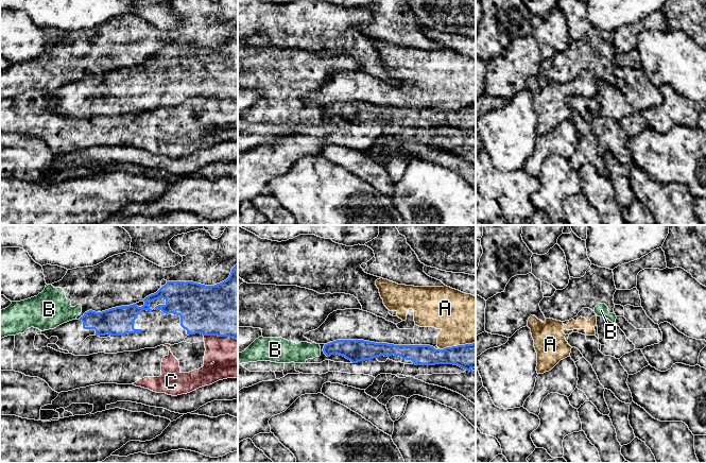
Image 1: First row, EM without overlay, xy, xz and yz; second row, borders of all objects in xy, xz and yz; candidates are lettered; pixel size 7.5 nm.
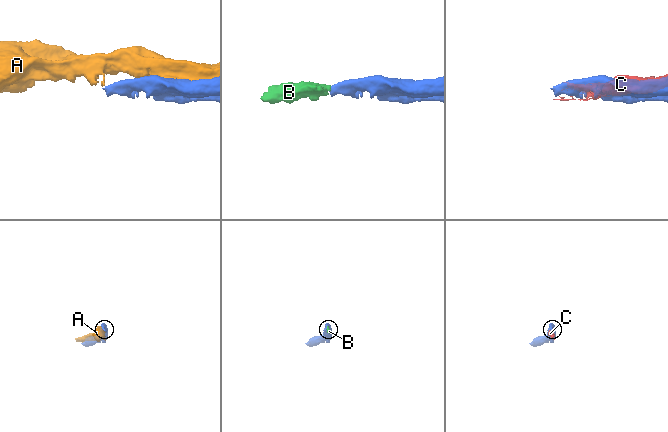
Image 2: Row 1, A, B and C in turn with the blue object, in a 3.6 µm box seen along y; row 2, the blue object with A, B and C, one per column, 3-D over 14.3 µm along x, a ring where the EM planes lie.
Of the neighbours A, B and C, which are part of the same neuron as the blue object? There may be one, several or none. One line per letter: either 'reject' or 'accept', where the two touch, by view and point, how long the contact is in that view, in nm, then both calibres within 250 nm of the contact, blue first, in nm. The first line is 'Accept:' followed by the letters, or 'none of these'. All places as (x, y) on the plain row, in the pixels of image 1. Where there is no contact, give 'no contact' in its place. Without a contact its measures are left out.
Accept: none of these
A: reject | xz (458, 107) | 280 nm | 190/380 nm
B: reject | yz (603, 80) | 30 nm | 20/100 nm
C: reject | xy (221, 98) | 260 nm | 460/300 nm

